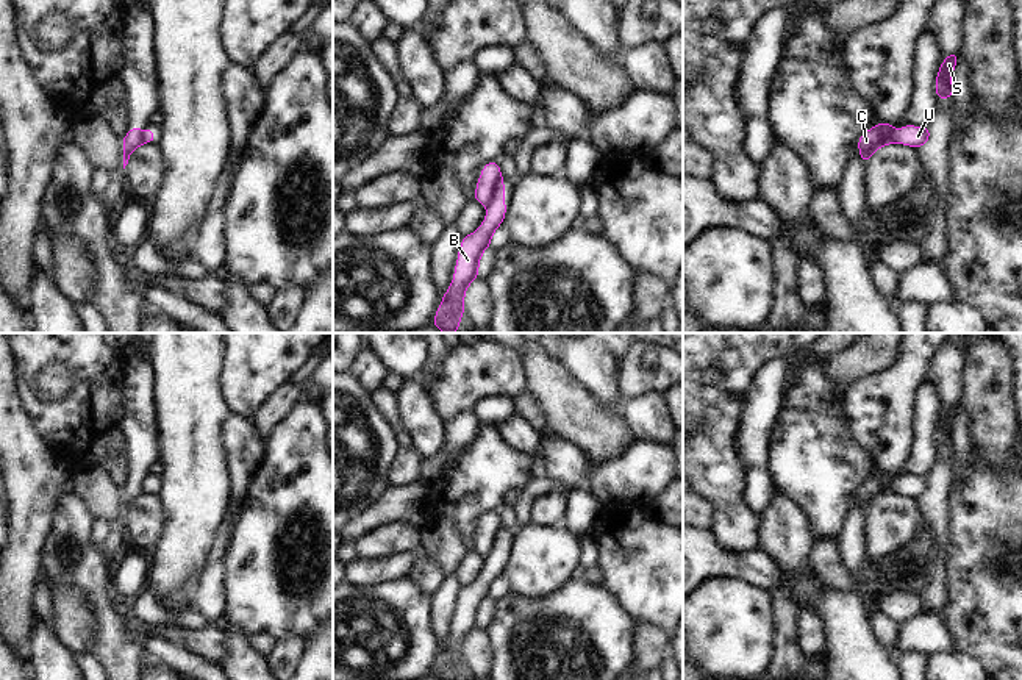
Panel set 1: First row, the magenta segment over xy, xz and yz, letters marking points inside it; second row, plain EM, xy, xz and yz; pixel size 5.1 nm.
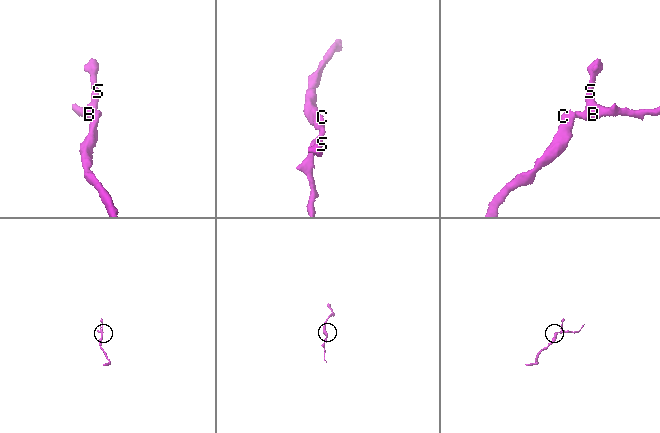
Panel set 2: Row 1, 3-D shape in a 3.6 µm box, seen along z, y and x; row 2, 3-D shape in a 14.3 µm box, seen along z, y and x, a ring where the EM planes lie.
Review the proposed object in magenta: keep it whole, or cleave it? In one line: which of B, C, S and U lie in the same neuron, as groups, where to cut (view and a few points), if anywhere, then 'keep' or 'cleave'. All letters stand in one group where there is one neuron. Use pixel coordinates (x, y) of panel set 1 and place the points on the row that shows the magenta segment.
groups B S U / C; cut xz (502, 191), (488, 207); cleave

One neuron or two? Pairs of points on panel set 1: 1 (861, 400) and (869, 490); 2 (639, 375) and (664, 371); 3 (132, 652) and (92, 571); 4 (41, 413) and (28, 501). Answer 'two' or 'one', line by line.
1: one
2: one
3: one
4: two

